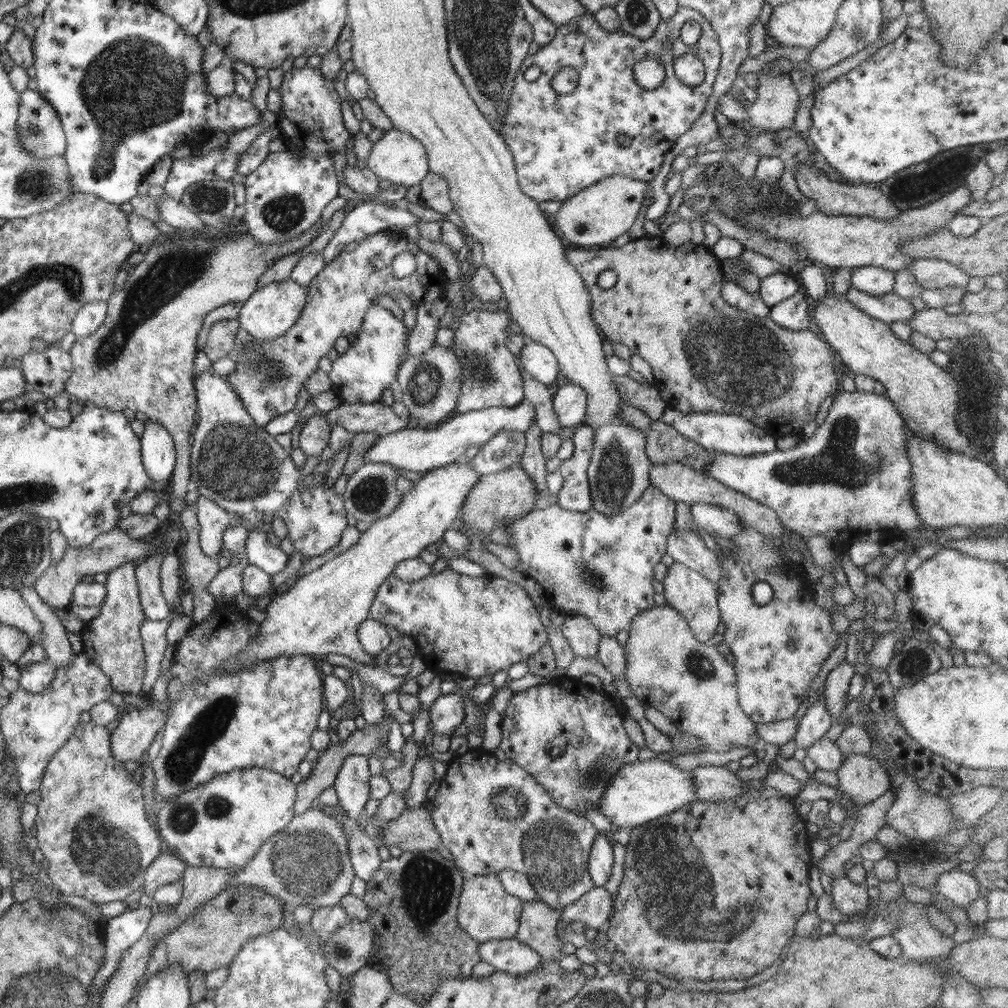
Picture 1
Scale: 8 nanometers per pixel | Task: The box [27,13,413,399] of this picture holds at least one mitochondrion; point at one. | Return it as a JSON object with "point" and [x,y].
{"point":[146,88]}

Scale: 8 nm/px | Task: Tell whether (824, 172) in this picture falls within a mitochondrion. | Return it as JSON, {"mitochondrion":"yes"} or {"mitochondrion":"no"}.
{"mitochondrion":"no"}

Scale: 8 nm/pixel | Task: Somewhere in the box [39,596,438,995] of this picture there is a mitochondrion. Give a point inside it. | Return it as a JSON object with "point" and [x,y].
{"point":[307,863]}

